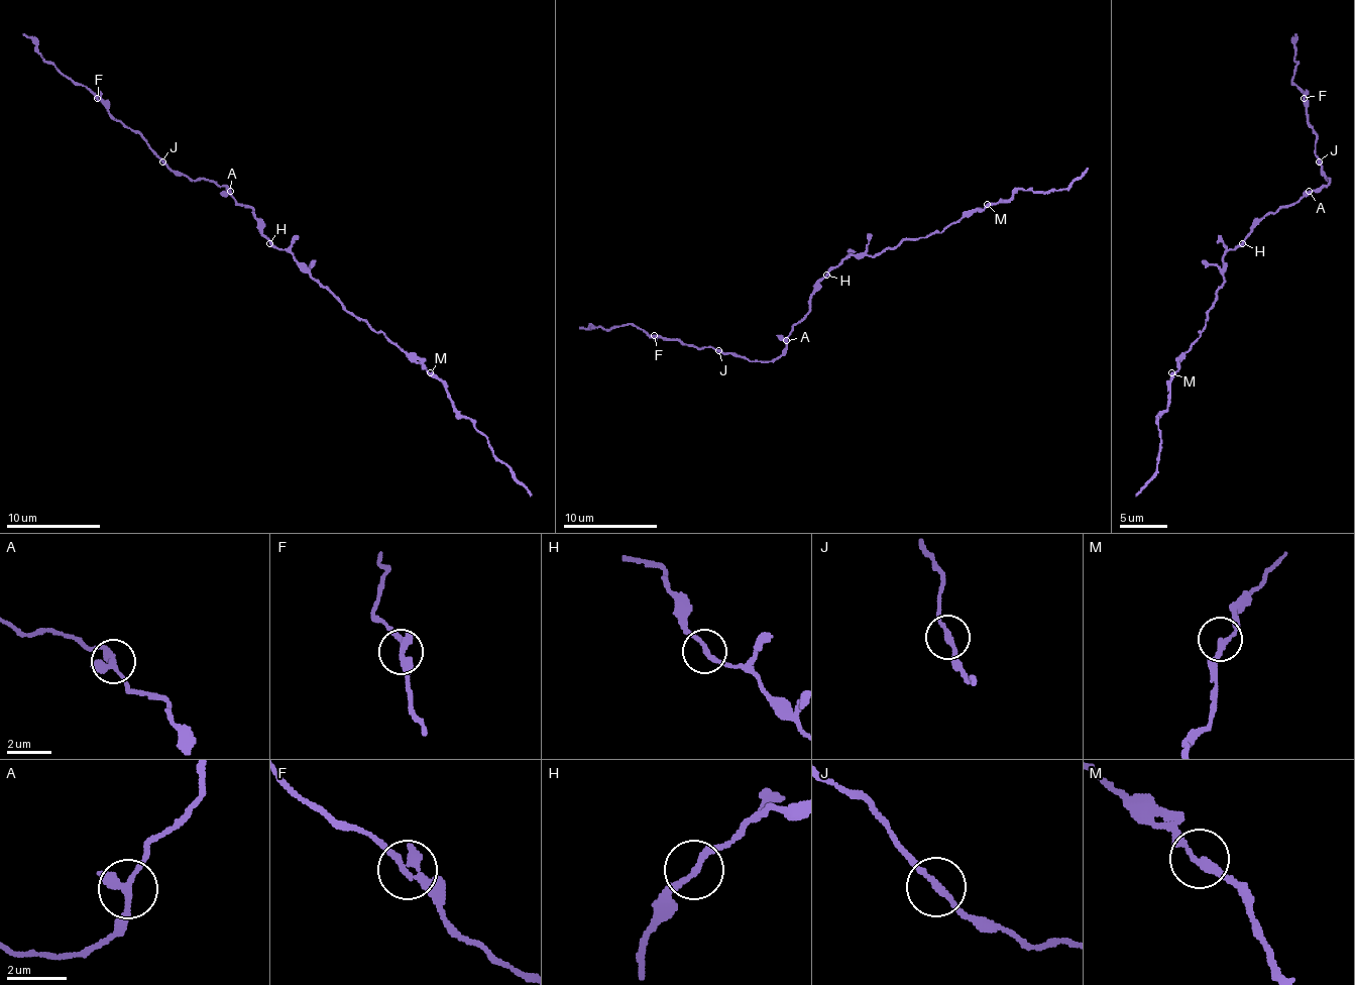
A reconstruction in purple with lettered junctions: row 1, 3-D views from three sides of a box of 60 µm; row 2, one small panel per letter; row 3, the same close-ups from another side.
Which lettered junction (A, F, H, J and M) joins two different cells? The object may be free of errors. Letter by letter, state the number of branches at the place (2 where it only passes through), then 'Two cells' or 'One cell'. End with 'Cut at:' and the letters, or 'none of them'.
A: Branches: 2. One cell
F: Branches: 2. One cell
H: Branches: 2. One cell
J: Branches: 2. One cell
M: Branches: 2. One cell
Cut at: none of them

